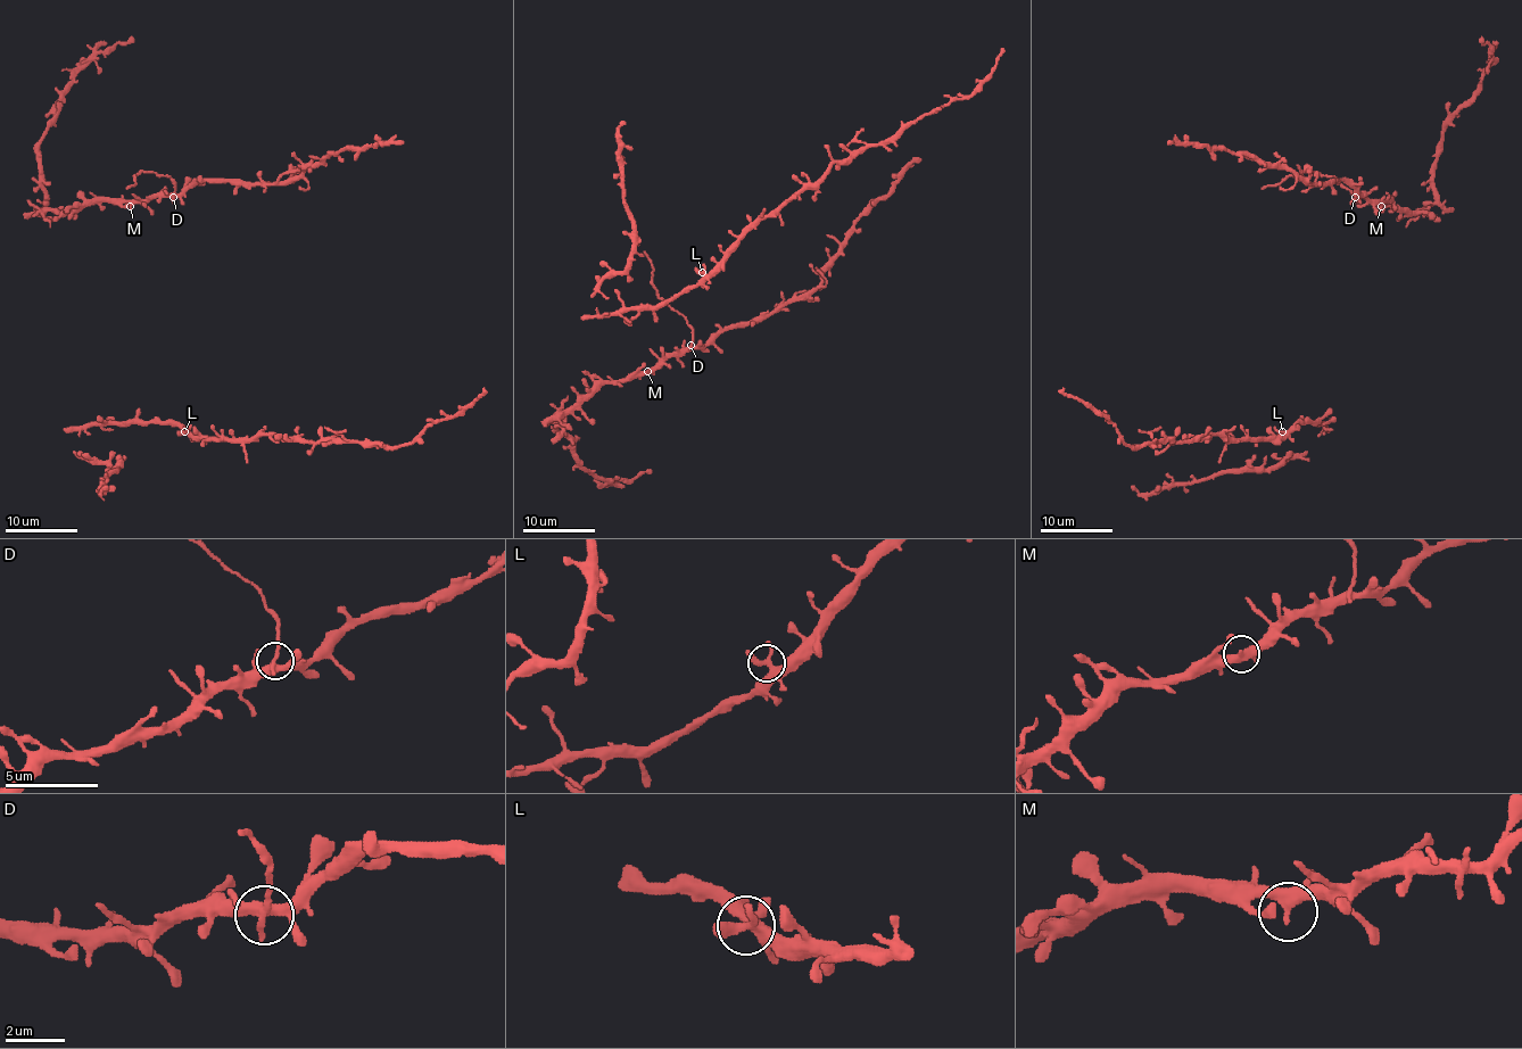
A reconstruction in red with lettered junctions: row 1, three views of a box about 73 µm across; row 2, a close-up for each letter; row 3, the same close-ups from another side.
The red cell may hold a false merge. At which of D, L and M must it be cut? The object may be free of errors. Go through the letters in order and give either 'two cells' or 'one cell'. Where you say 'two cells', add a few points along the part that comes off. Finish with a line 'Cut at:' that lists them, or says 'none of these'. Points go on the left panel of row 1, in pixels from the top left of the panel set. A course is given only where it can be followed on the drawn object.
D: two cells | (174, 197), (174, 181), (154, 172), (134, 175), (135, 182), (126, 188)
L: one cell
M: one cell
Cut at: D

